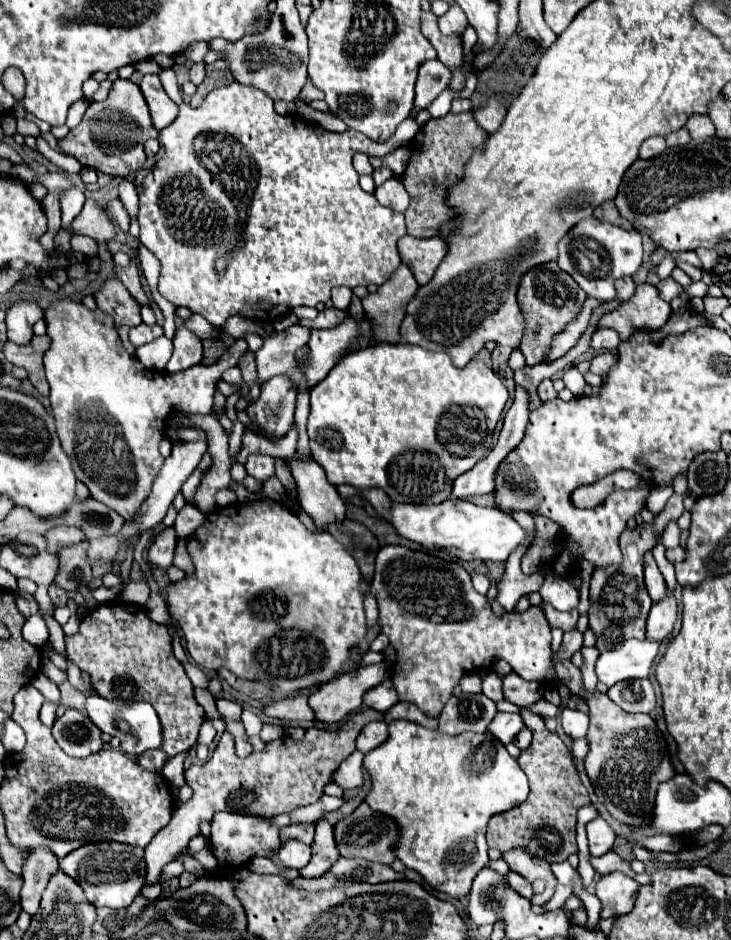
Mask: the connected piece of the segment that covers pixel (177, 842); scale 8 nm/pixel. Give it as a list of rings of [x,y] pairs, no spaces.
[[[367,709],[363,713],[355,713],[353,719],[349,719],[349,723],[345,723],[339,731],[323,731],[311,727],[307,729],[301,743],[293,743],[293,739],[281,737],[273,743],[267,743],[267,751],[255,751],[245,759],[235,755],[233,737],[223,733],[209,761],[205,765],[191,765],[185,771],[185,783],[193,789],[191,801],[177,804],[169,823],[145,847],[147,885],[153,885],[159,879],[163,865],[173,861],[183,851],[183,847],[187,847],[191,837],[199,835],[199,821],[211,821],[215,811],[275,817],[315,803],[323,795],[323,787],[331,783],[331,773],[345,757],[355,751],[355,739],[361,729],[371,721],[381,721],[383,717],[383,713]]]

